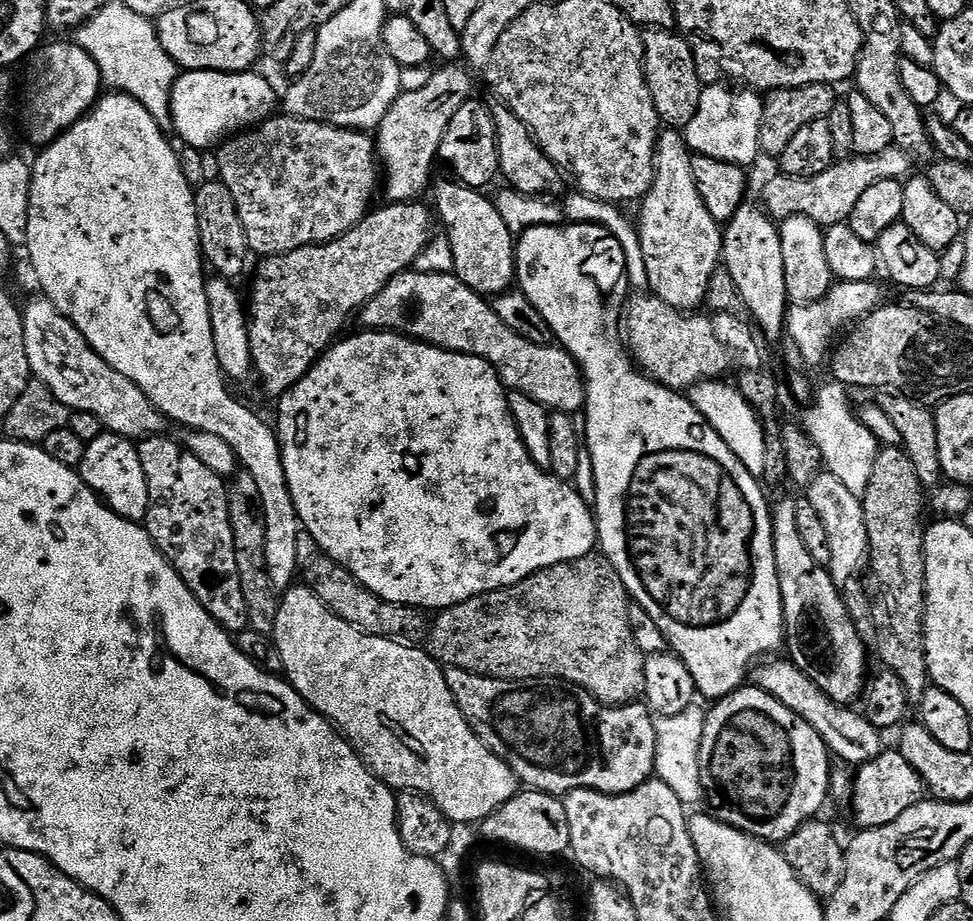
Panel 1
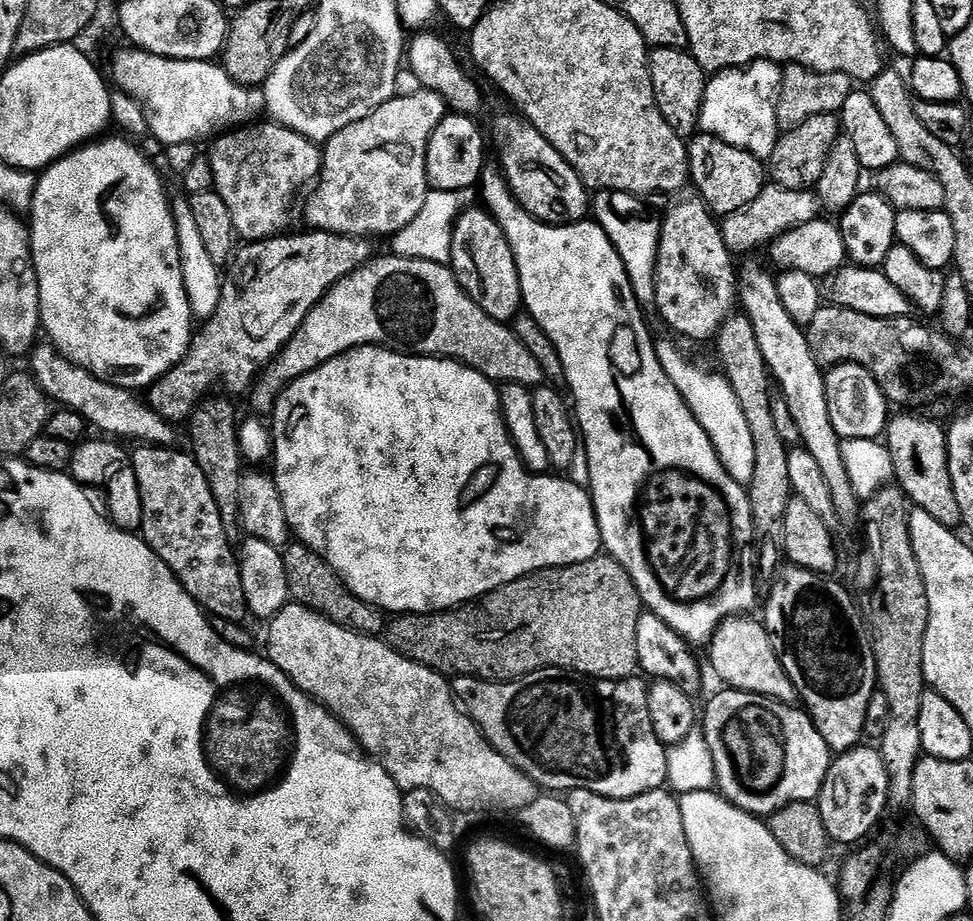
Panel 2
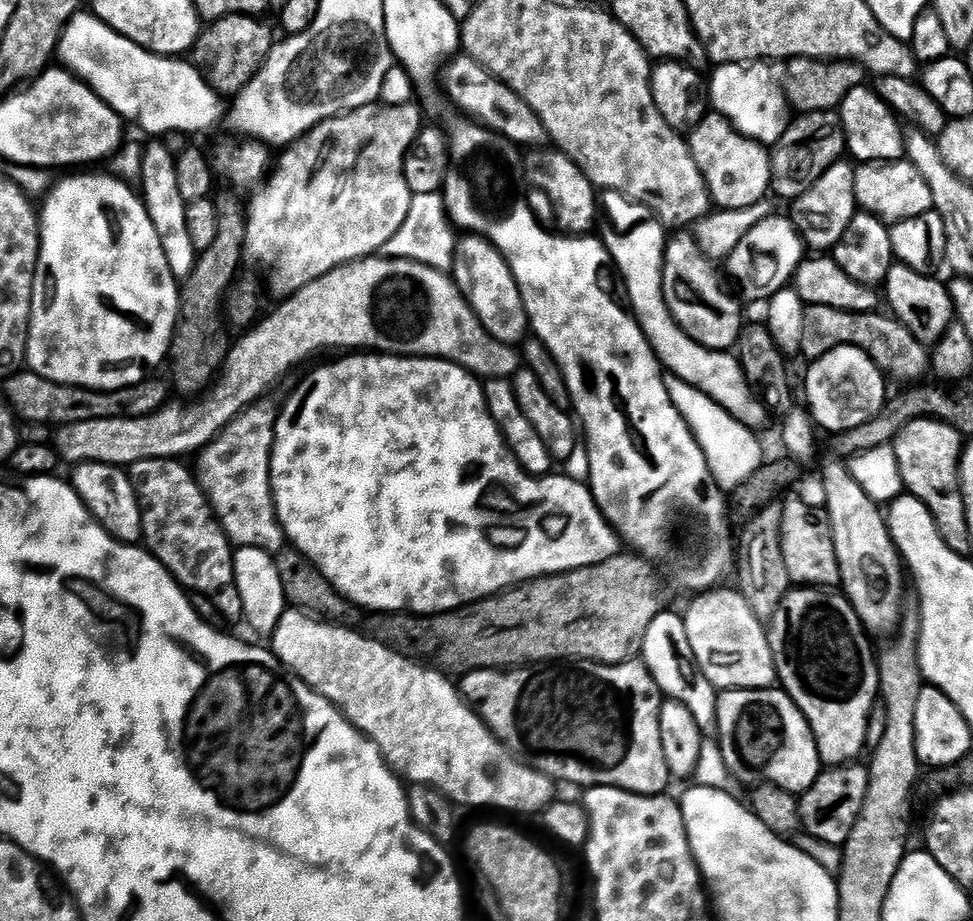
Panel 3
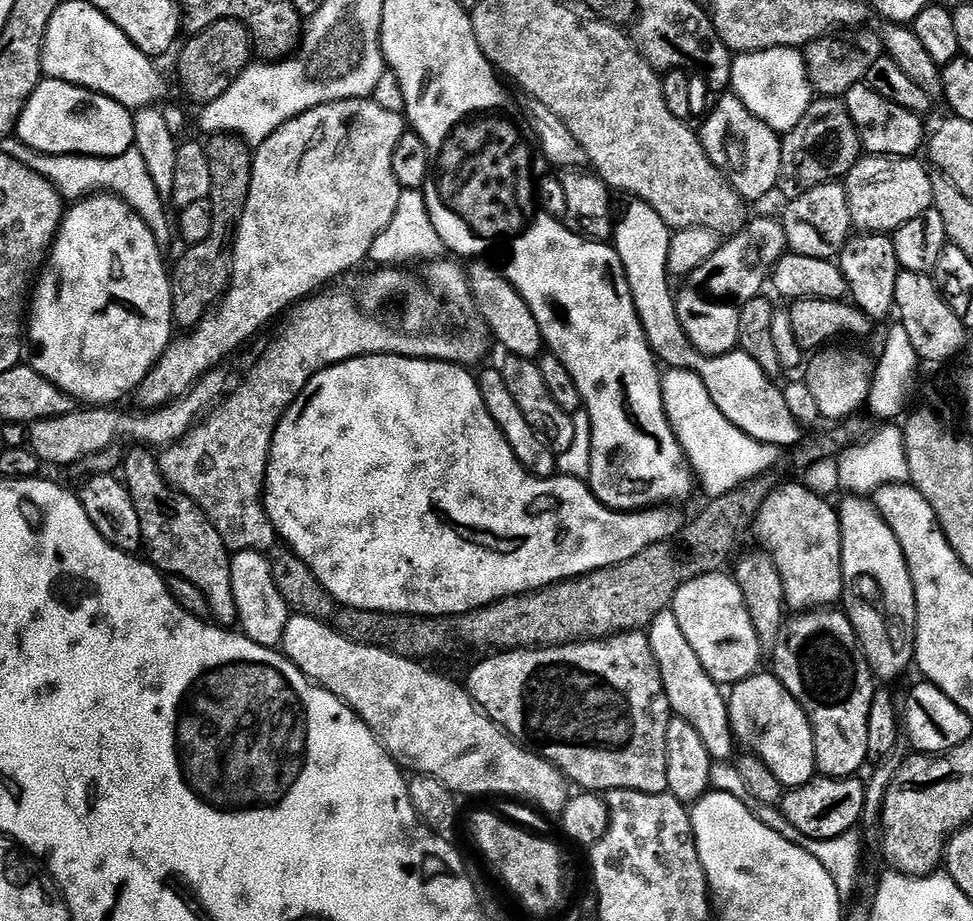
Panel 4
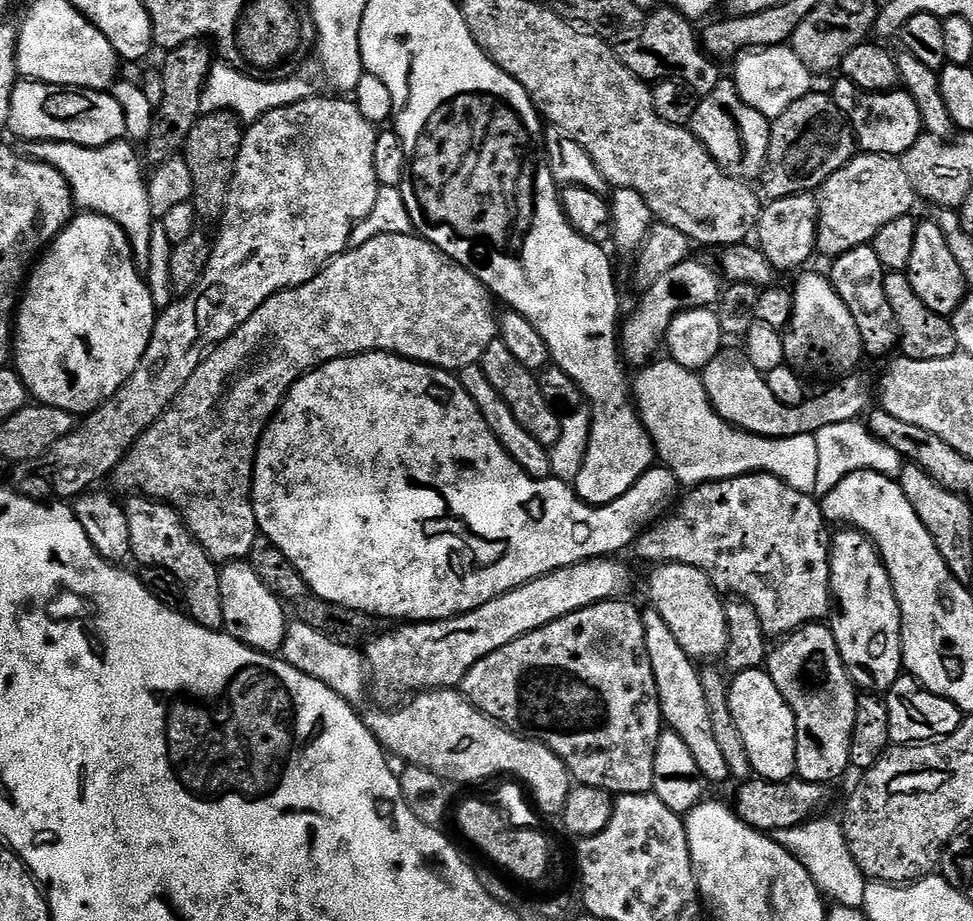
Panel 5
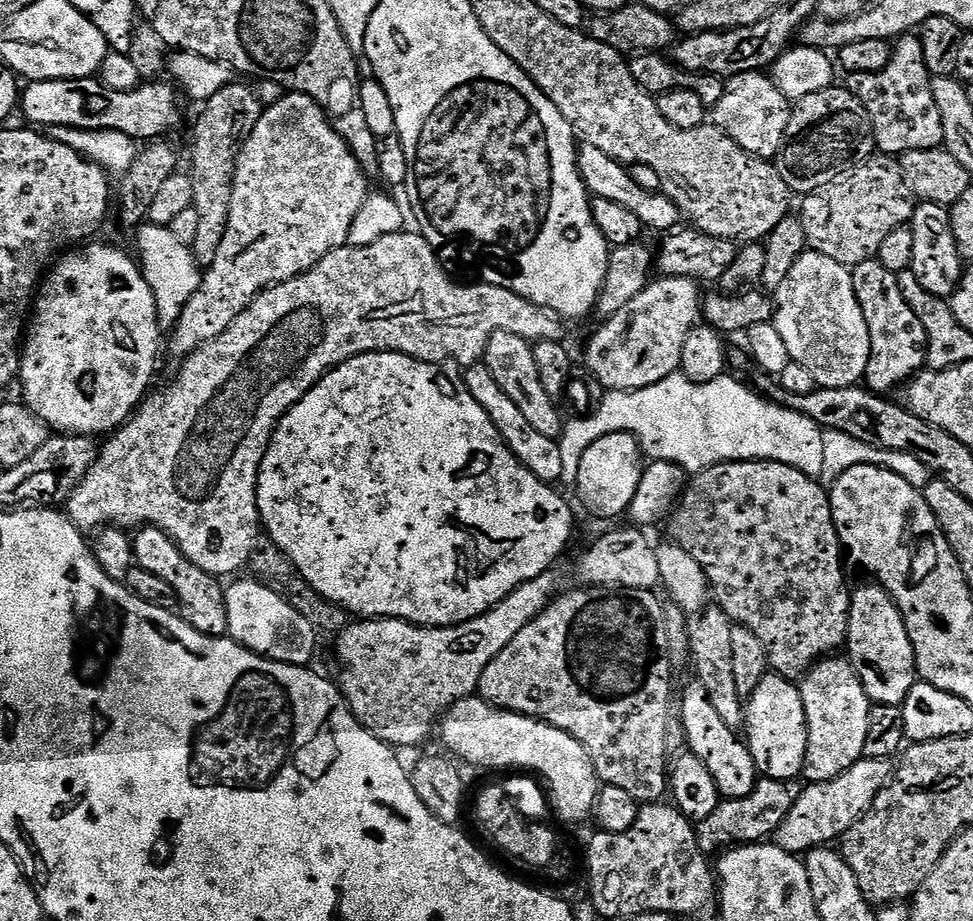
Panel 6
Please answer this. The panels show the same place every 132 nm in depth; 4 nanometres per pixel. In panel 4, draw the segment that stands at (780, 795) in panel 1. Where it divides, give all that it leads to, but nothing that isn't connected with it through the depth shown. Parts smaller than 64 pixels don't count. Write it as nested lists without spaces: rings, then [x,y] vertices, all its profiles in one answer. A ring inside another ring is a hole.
[[[755,674],[744,681],[731,685],[730,695],[727,697],[729,722],[732,727],[732,735],[740,744],[744,743],[753,753],[755,759],[760,760],[778,778],[785,789],[791,790],[808,784],[818,772],[816,758],[816,733],[812,730],[812,722],[809,713],[805,712],[804,706],[799,704],[786,690],[786,686],[775,674]]]

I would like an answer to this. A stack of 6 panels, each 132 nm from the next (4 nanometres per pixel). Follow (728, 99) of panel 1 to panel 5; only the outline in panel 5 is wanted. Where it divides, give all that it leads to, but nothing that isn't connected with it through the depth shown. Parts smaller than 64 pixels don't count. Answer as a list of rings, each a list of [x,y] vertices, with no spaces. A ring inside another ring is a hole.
[[[791,46],[745,52],[735,61],[734,67],[736,67],[734,83],[742,99],[769,118],[782,115],[787,108],[794,106],[794,102],[809,95],[814,88],[812,85],[814,73],[807,67],[803,57]]]

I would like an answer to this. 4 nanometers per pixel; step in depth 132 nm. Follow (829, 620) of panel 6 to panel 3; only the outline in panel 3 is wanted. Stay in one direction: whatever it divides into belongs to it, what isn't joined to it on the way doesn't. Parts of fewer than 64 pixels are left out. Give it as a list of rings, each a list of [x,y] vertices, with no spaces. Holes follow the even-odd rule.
[[[800,496],[783,497],[782,503],[784,513],[780,544],[791,583],[813,588],[836,588],[840,584],[840,567],[834,550],[832,528],[827,519],[821,513],[819,516]]]

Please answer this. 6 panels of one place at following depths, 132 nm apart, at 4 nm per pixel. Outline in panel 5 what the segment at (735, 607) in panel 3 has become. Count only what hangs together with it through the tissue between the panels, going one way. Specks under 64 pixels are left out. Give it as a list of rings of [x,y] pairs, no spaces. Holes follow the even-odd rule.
[[[669,562],[665,565],[661,565],[657,569],[658,574],[654,575],[652,578],[652,582],[650,584],[650,594],[654,600],[652,602],[653,607],[659,612],[661,615],[661,618],[665,620],[665,624],[669,627],[669,629],[672,631],[674,636],[676,636],[678,642],[683,647],[683,650],[685,650],[689,655],[696,660],[701,660],[700,658],[712,658],[714,656],[721,657],[728,649],[728,643],[730,643],[730,631],[729,631],[729,622],[727,618],[727,612],[726,612],[726,605],[725,605],[725,599],[721,598],[720,595],[721,591],[717,588],[717,585],[715,584],[715,581],[712,581],[708,575],[702,570],[698,570],[697,567],[690,566],[689,564],[678,564],[675,562]]]

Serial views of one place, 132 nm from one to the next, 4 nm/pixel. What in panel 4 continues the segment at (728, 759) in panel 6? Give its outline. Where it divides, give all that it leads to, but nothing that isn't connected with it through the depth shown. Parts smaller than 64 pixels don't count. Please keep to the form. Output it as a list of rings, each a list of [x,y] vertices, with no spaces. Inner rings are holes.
[[[669,608],[656,615],[649,625],[648,633],[673,713],[695,726],[713,759],[729,759],[736,740],[729,722],[727,697],[725,693],[722,694],[723,689],[703,668],[694,648],[690,646],[686,635],[682,632],[674,611]]]

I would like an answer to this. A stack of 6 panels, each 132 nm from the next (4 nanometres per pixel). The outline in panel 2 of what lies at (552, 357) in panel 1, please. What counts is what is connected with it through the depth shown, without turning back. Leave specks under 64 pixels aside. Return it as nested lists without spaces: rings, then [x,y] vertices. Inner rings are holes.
[[[391,254],[379,256],[369,260],[346,278],[342,278],[321,298],[318,306],[310,310],[306,322],[302,322],[294,338],[286,345],[283,352],[277,355],[274,361],[276,376],[270,377],[264,385],[261,383],[255,389],[256,400],[265,410],[273,407],[276,397],[293,380],[305,376],[319,364],[338,358],[351,348],[365,348],[367,344],[383,345],[385,348],[414,356],[439,356],[446,360],[459,360],[461,364],[469,364],[471,368],[478,370],[493,382],[529,386],[540,386],[545,383],[544,368],[540,365],[539,358],[511,332],[512,328],[507,323],[496,321],[474,303],[449,265]]]

